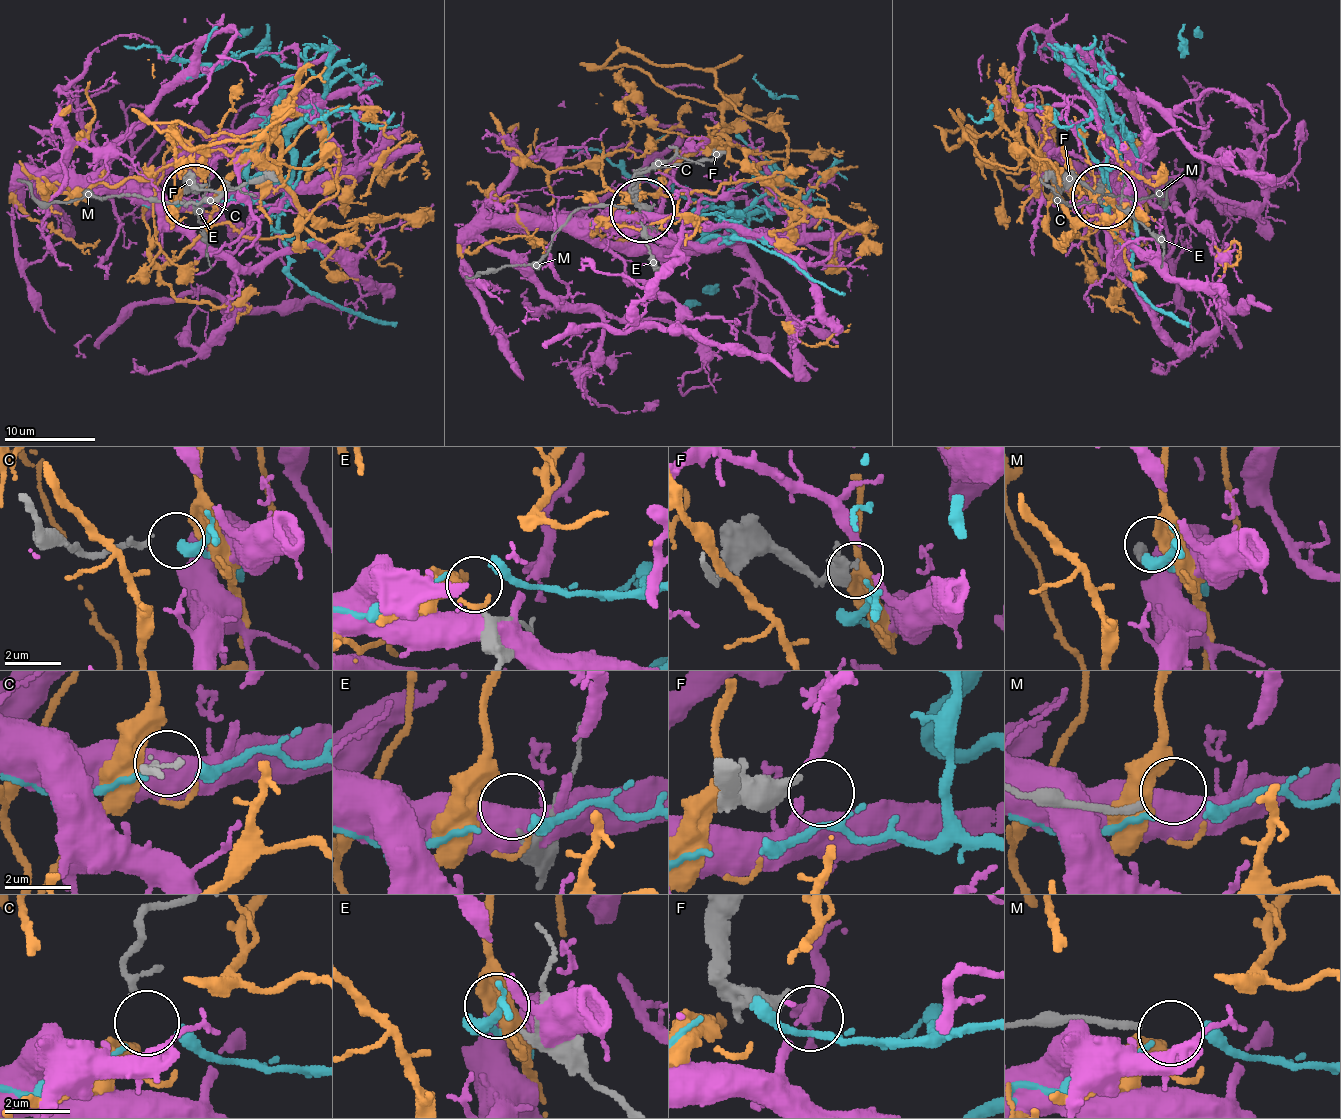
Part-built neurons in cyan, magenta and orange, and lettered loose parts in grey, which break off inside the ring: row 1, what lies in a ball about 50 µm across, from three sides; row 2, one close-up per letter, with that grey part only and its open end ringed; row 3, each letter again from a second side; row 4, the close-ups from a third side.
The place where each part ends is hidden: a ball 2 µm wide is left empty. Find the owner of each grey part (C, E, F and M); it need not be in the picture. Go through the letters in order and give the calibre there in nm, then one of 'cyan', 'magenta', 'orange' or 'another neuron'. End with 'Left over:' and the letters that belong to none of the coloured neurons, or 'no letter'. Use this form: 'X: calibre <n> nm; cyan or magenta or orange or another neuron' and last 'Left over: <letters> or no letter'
C: calibre 150 nm; cyan
E: calibre 160 nm; orange
F: calibre 500 nm; another neuron
M: calibre 200 nm; another neuron
Left over: F, M

